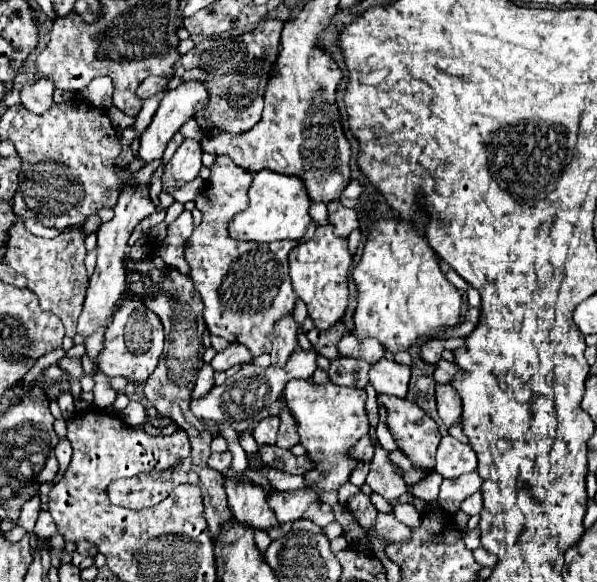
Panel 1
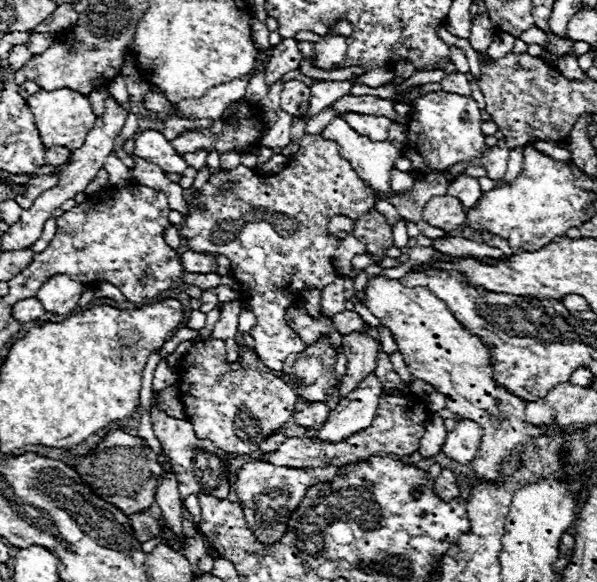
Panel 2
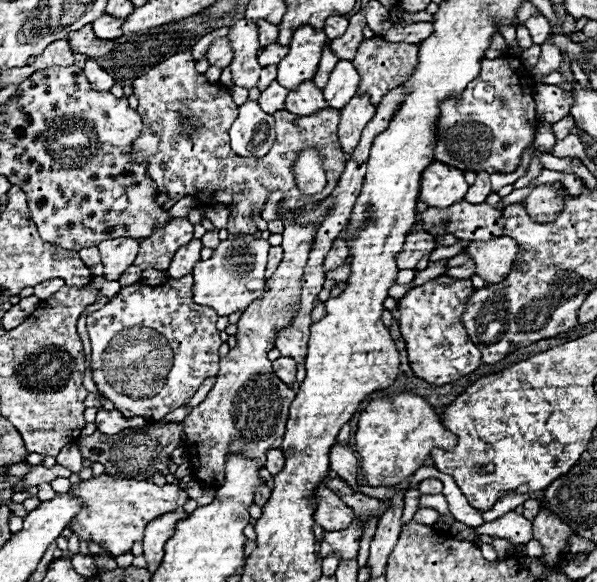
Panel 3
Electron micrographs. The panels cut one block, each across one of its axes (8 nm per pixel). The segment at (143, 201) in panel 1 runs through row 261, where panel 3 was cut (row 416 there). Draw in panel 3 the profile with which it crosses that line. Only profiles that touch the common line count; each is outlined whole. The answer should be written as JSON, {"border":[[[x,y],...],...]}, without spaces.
{"border":[[[98,410],[96,426],[102,434],[118,434],[124,429],[140,430],[149,428],[148,420],[144,418],[124,418],[118,410]]]}

